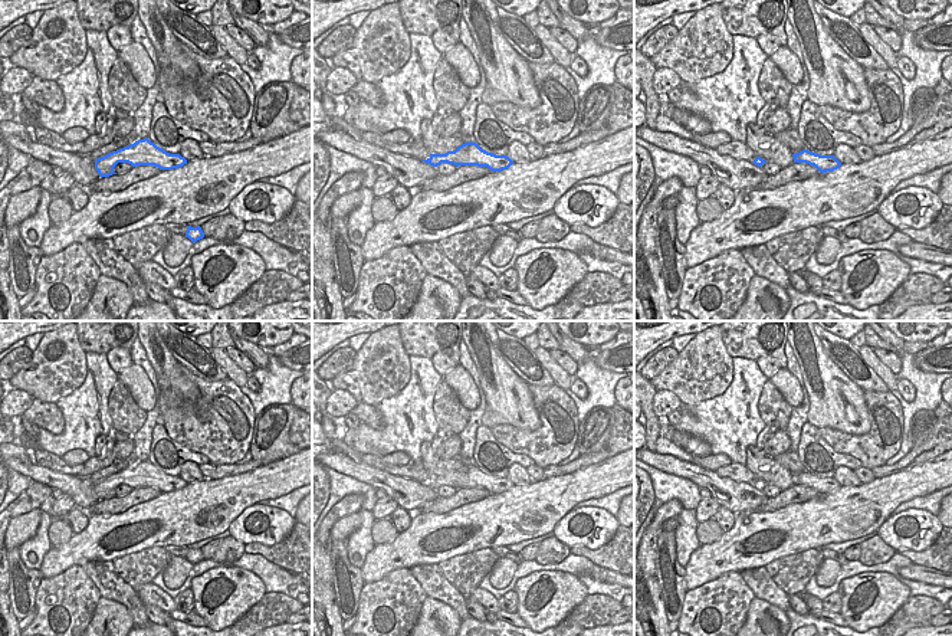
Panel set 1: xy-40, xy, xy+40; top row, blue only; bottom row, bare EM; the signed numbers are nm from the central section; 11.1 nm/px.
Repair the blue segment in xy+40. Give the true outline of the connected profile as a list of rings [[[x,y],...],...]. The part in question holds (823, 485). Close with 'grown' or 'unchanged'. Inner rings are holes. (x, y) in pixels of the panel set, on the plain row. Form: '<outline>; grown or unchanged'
[[[808,472],[792,476],[794,485],[805,485],[814,488],[820,495],[834,494],[841,485],[834,478],[820,478]]]; unchanged

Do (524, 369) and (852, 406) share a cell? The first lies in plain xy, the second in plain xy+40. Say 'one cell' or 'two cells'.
two cells

